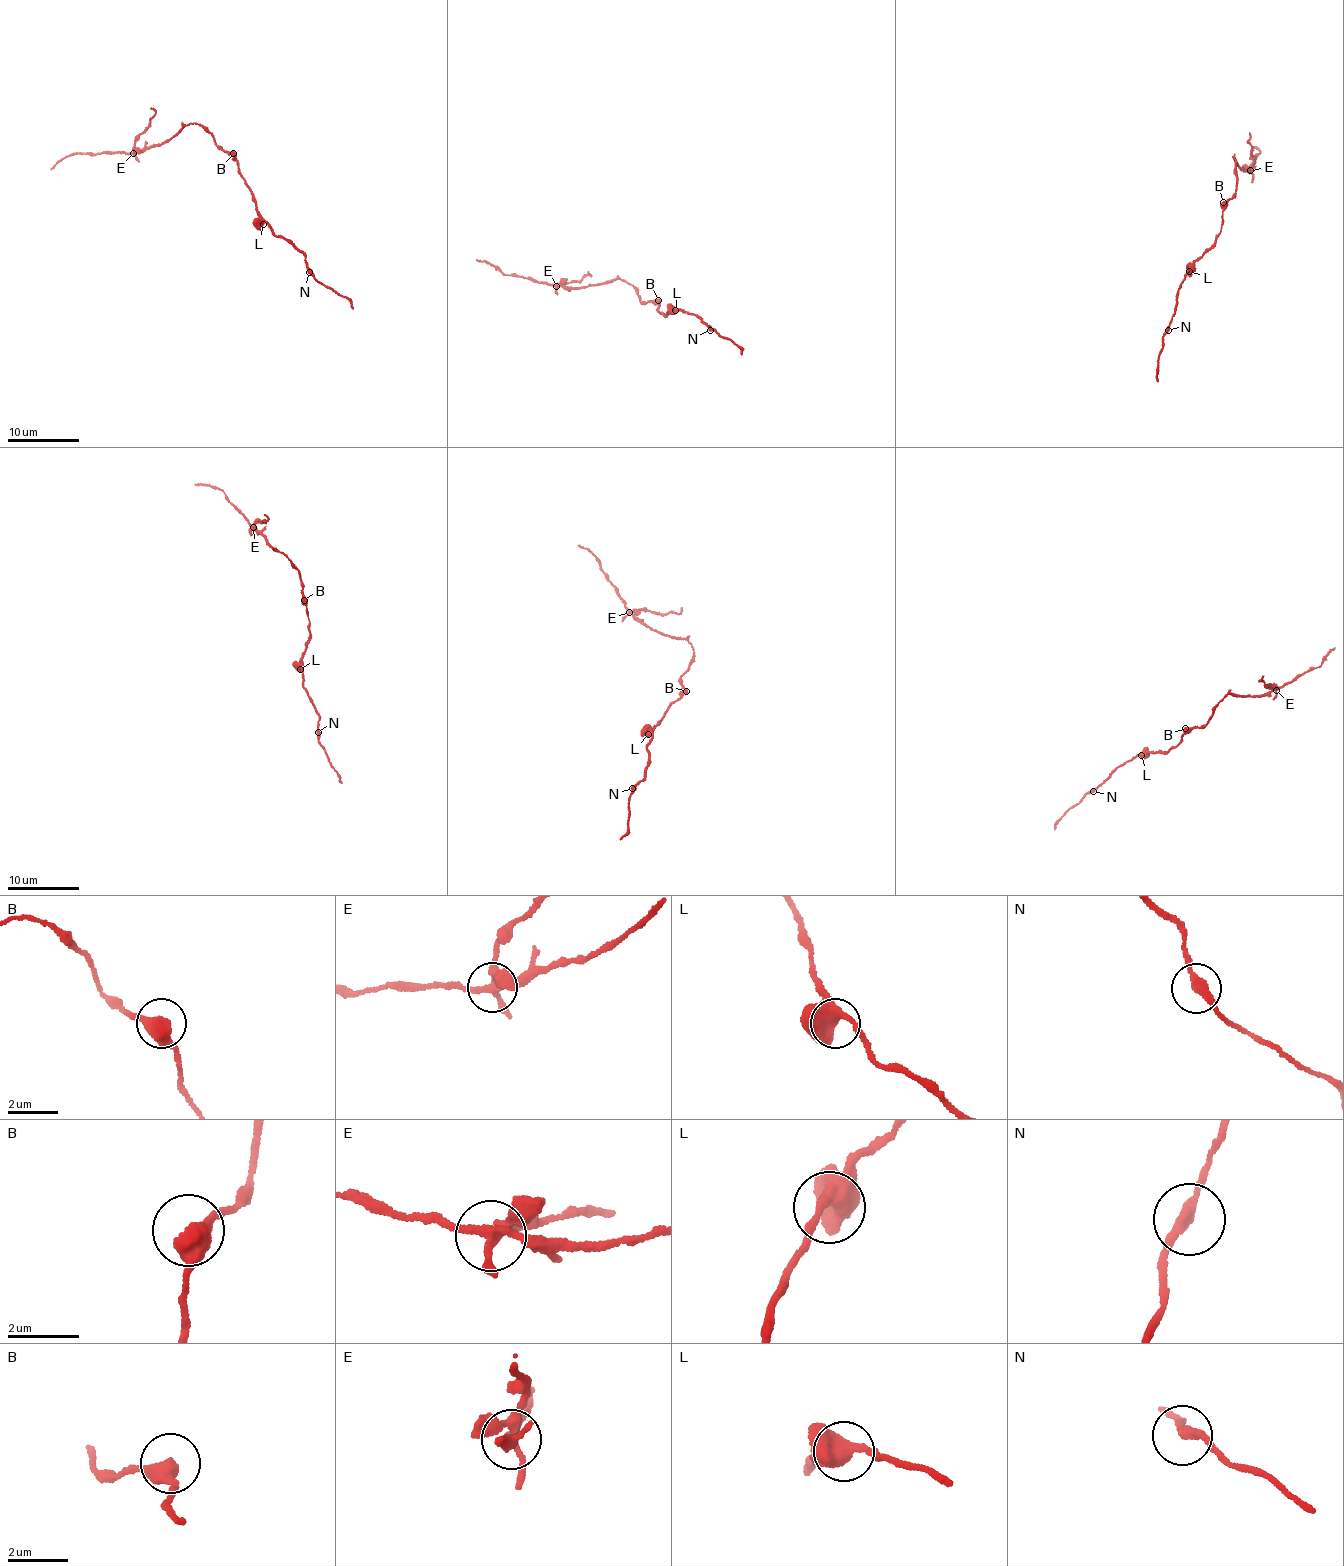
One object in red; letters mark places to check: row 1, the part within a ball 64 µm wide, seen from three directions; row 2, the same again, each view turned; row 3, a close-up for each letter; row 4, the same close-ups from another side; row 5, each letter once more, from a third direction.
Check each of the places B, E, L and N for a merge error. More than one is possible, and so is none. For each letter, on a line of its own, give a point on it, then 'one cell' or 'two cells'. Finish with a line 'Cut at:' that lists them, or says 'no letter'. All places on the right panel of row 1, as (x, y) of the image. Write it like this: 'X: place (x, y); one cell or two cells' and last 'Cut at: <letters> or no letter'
B: place (1223, 202); one cell
E: place (1250, 170); two cells
L: place (1189, 271); one cell
N: place (1168, 330); one cell
Cut at: E

